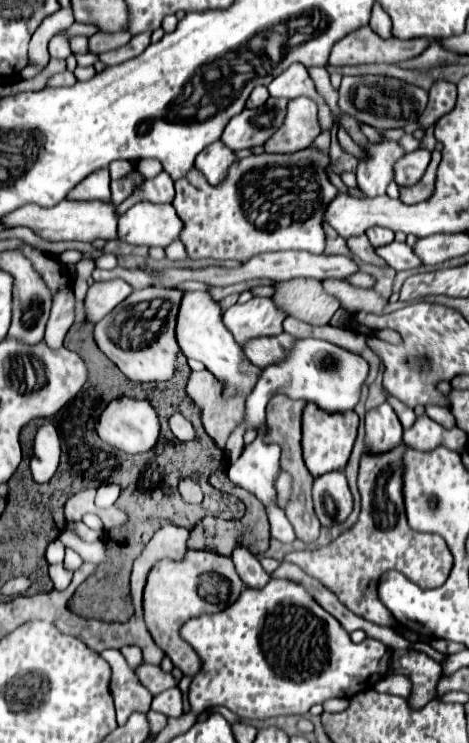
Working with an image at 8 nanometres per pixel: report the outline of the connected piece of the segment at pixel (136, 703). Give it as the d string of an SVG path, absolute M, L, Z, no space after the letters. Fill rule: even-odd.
M103 650L99 654L103 660L109 662L113 676L111 676L111 696L115 700L115 710L117 710L117 724L125 724L131 712L135 710L149 710L151 704L151 694L145 690L145 686L139 684L137 676L133 676L133 670L125 662L123 654L119 650Z

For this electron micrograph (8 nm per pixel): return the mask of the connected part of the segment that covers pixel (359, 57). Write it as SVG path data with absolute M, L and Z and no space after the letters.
M369 26L357 28L333 46L329 66L355 66L369 62L397 62L419 56L429 46L429 40L383 40Z

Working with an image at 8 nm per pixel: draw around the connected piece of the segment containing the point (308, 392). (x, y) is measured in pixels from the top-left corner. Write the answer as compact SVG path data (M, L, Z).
M317 338L299 340L295 344L293 352L283 362L271 364L261 372L261 380L253 388L253 392L249 394L249 400L247 400L245 424L241 424L241 428L237 428L237 432L233 432L233 436L229 436L229 442L225 448L225 456L227 456L229 464L233 464L243 452L245 430L257 428L259 424L263 424L265 404L269 402L269 398L273 394L285 392L295 400L315 402L325 412L345 412L345 410L353 410L357 406L357 402L361 398L361 386L363 386L367 374L369 374L367 360L355 352L349 352L327 340L317 340Z

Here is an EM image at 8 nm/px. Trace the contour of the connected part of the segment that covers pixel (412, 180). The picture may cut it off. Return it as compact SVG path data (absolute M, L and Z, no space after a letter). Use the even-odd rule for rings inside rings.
M419 148L415 152L405 154L397 162L397 172L395 172L397 180L395 182L399 186L415 186L421 180L421 176L425 174L429 160L431 160L431 152L425 148Z

